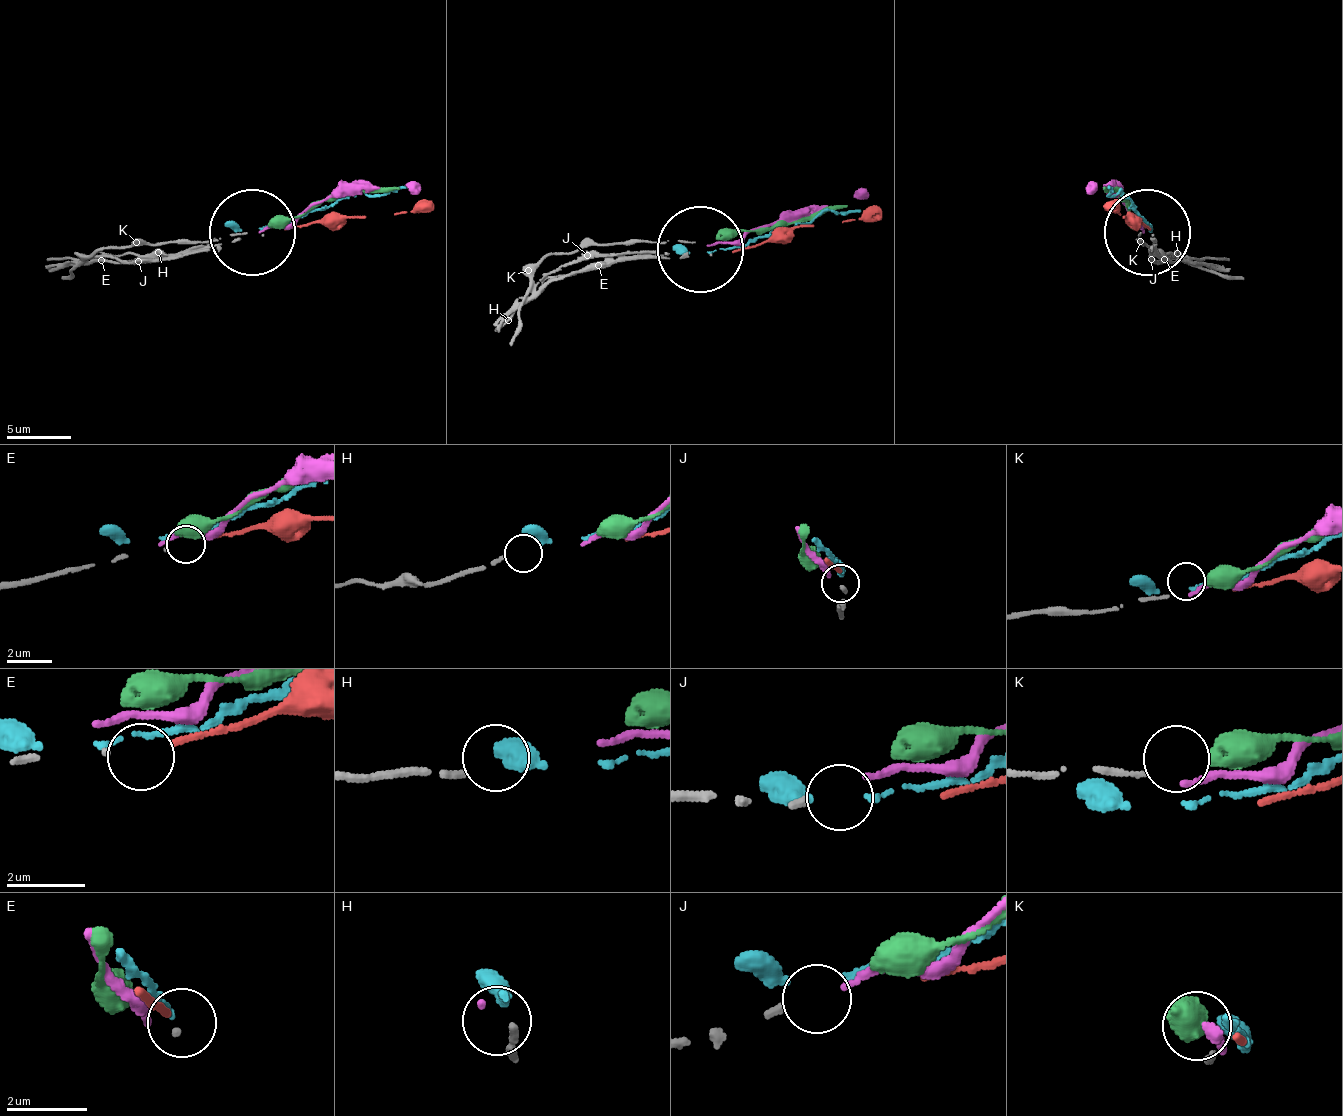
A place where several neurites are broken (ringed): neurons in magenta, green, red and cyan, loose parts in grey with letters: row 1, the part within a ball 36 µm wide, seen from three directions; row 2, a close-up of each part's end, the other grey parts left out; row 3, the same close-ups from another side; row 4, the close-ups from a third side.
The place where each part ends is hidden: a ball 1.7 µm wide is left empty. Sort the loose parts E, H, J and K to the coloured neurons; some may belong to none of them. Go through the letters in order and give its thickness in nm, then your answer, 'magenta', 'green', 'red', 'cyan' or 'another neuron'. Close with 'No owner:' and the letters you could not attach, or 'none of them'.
E: 80 nm thick; red
H: 160 nm thick; cyan
J: 150 nm thick; another neuron
K: 140 nm thick; green
No owner: J

